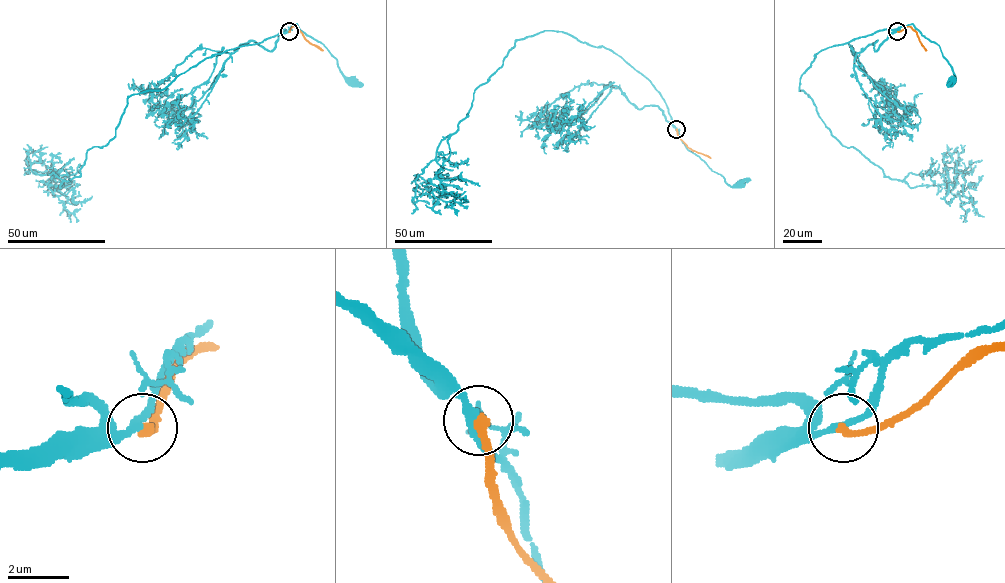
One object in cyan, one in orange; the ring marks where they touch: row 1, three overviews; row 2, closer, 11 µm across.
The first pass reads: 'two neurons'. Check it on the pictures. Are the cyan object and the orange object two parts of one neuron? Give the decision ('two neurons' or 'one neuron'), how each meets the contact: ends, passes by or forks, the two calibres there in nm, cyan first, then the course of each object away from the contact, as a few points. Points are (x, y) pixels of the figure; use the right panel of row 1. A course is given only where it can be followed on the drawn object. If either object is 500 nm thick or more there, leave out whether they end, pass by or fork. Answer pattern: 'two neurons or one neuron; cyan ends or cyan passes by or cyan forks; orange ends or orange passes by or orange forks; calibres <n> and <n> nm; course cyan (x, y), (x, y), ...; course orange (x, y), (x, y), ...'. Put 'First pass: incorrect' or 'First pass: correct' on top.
First pass: correct
two neurons; cyan passes by; orange ends; calibres 220 and 240 nm; course cyan (897, 31), (902, 26), (912, 24), (923, 36), (935, 42), (955, 75), (951, 80); course orange (897, 31), (910, 27), (926, 50)

